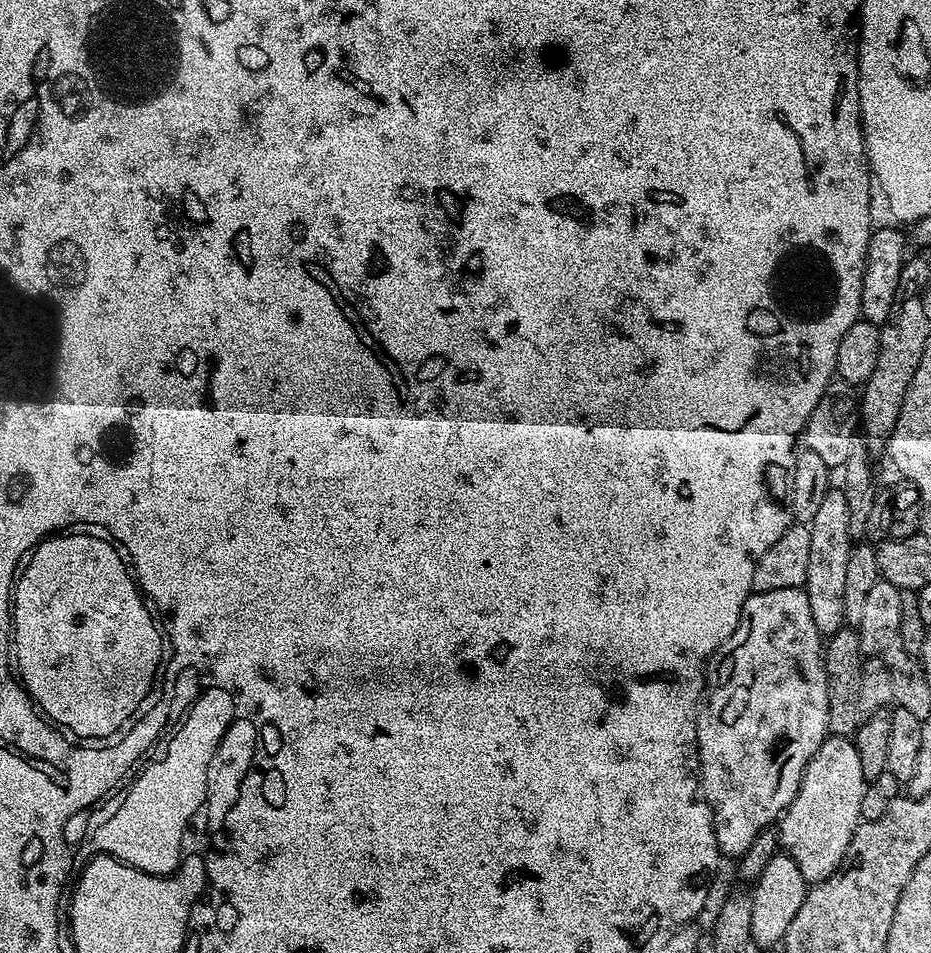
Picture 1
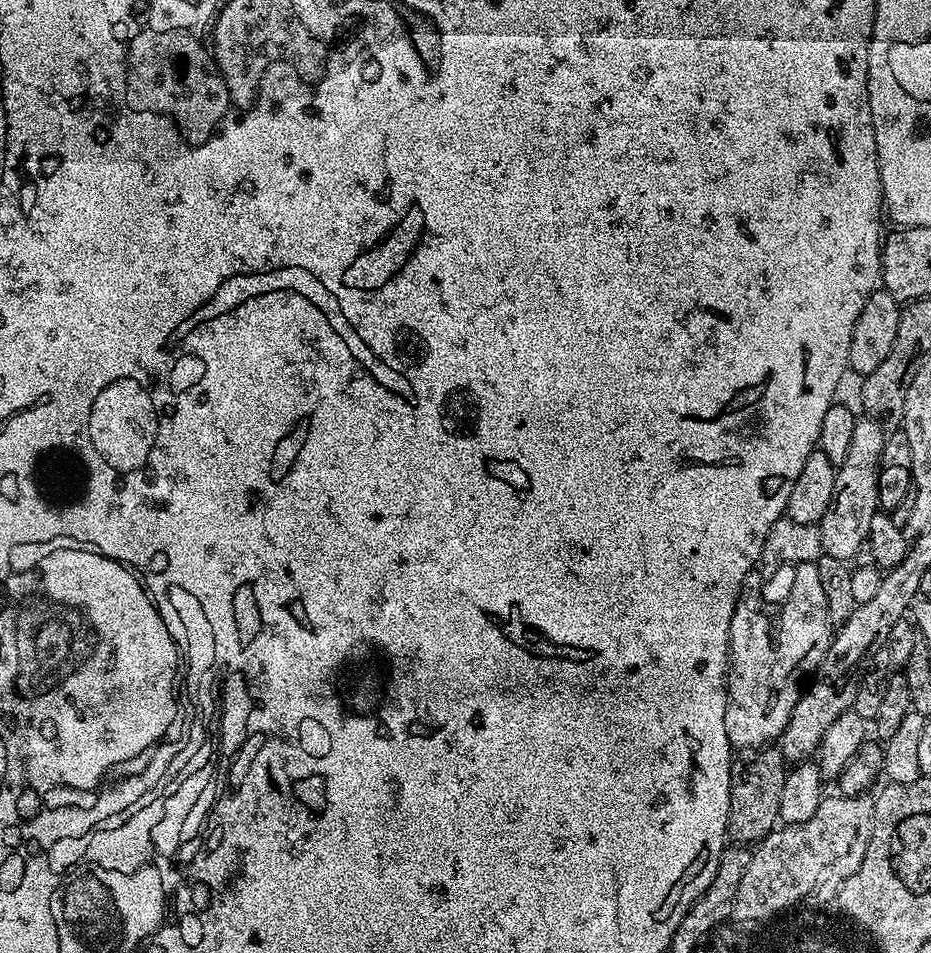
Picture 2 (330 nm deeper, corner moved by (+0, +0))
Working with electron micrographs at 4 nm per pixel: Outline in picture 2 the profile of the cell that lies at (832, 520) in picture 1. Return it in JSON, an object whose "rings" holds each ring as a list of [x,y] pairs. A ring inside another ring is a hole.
{"rings":[[[857,419],[850,450],[846,450],[846,458],[836,469],[834,498],[830,498],[830,506],[819,522],[825,556],[851,561],[858,554],[858,546],[868,543],[870,518],[878,510],[878,478],[885,439],[886,429],[879,420]]]}

